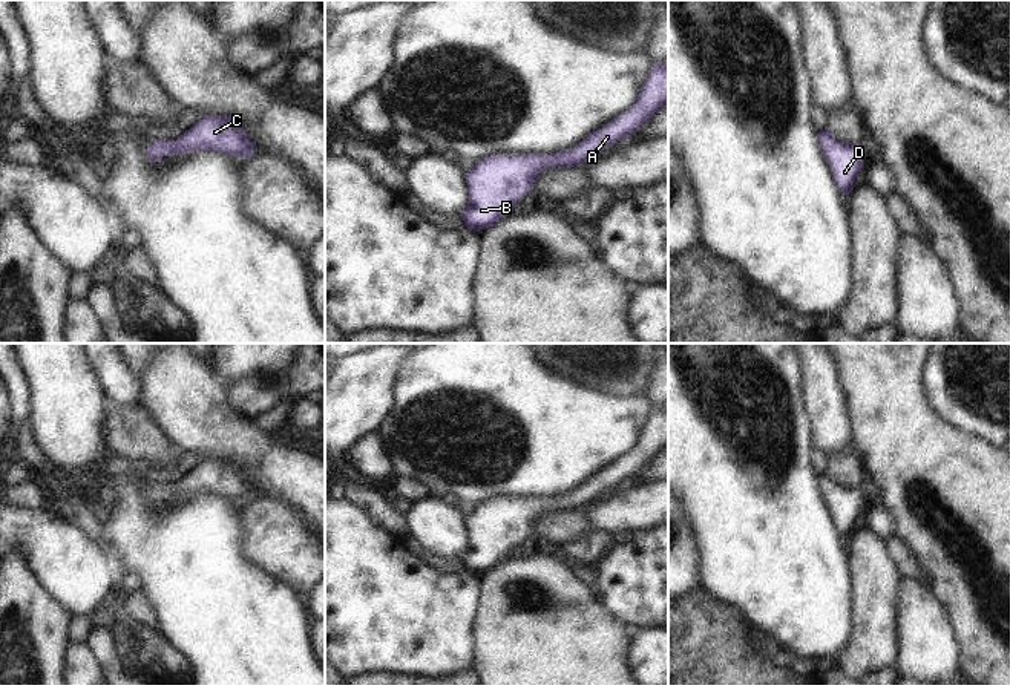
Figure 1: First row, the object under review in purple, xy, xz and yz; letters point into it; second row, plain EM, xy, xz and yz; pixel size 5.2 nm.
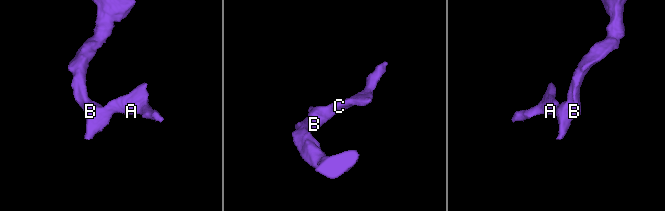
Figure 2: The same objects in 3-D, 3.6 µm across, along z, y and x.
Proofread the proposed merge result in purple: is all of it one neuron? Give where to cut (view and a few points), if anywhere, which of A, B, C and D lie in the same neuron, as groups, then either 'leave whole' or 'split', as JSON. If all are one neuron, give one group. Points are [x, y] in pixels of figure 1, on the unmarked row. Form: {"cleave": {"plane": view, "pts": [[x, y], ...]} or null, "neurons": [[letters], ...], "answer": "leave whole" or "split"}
{"cleave": null, "neurons": [["A", "B", "C", "D"]], "answer": "leave whole"}

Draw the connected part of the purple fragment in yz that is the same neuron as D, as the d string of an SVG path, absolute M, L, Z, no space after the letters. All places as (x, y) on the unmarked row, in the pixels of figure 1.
M829 475L817 477L826 504L832 512L834 523L838 526L843 538L848 539L854 529L858 515L863 510L864 498L860 487L844 487L835 483Z

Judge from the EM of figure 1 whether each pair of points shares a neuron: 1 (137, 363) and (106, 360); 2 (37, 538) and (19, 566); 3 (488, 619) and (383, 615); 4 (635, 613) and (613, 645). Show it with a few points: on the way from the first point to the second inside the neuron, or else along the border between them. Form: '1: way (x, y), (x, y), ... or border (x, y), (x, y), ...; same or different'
1: border (123, 359), (137, 374); different
2: border (16, 544), (34, 576), (45, 587); different
3: border (482, 584), (472, 655); different
4: border (610, 613), (615, 618); different

